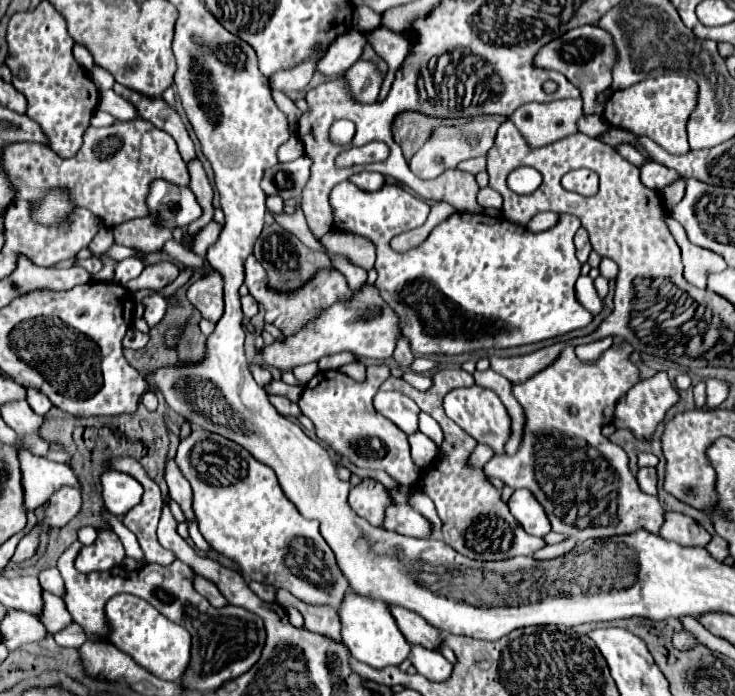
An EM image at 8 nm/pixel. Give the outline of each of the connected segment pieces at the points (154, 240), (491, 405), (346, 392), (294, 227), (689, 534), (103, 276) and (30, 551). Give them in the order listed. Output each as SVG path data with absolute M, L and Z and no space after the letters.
M137 218L123 222L121 226L113 228L115 242L137 248L143 252L159 252L167 240L171 240L171 230L165 230L165 226L159 226L157 218Z
M481 386L451 390L451 394L445 396L445 412L455 424L459 424L477 442L489 444L495 450L495 454L505 452L503 446L511 434L511 420L509 420L505 406L501 404L501 400L491 390L485 390Z
M387 364L369 366L363 382L355 382L337 370L319 372L315 378L311 378L311 382L307 382L299 408L315 424L317 438L329 444L339 456L347 458L359 468L383 470L401 486L413 486L419 478L419 468L411 460L407 436L393 422L381 418L373 408L373 396L389 376L391 372Z
M299 203L297 204L295 214L285 214L285 212L281 212L281 214L273 214L273 218L275 218L275 222L277 222L279 226L283 226L283 228L289 230L291 234L295 234L305 246L309 246L309 248L313 248L313 250L321 250L319 240L315 240L313 234L309 232L309 228L307 228L307 222L305 222L305 216L303 216L303 210Z
M679 512L663 516L659 536L683 546L705 546L711 540L711 534L703 526L699 526L693 518Z
M101 256L101 260L103 260L105 266L103 266L103 270L94 276L93 280L109 282L109 280L113 280L114 278L115 262L111 258L107 258L107 256Z
M35 526L21 538L21 542L19 542L19 546L17 546L17 550L15 550L13 558L11 558L13 562L21 562L21 560L31 558L35 554L35 548L37 548L37 542L39 542L39 536L37 536L39 532L41 532L41 528Z

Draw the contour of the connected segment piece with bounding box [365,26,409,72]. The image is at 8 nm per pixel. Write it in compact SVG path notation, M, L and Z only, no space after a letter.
M379 26L377 32L365 32L365 38L373 46L377 56L381 56L389 64L389 72L395 72L407 56L409 42L395 30Z

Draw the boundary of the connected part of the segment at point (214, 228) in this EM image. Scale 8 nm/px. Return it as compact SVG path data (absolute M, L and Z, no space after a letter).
M209 222L209 224L207 224L207 226L193 238L193 242L191 242L191 250L193 250L195 254L205 256L207 248L209 248L211 244L217 242L219 232L221 232L222 228L223 226L219 226L217 222Z

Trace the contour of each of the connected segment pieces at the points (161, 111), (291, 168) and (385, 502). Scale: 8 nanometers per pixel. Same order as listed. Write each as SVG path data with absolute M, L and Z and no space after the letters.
M115 84L113 86L115 93L123 96L125 100L129 100L135 108L137 108L137 114L139 118L151 122L153 126L157 126L159 130L165 130L167 134L171 134L179 146L179 154L185 162L191 162L195 160L195 148L193 148L193 142L185 130L185 124L181 122L179 114L165 104L165 100L157 98L157 100L151 100L151 98L143 98L143 94L137 94L121 84Z
M301 156L287 164L277 164L271 170L267 170L267 174L263 174L261 188L267 196L279 194L283 200L299 198L303 186L309 180L309 168L311 160L307 156Z
M363 480L349 492L349 506L367 522L379 526L385 518L385 508L391 504L387 488L375 480Z

